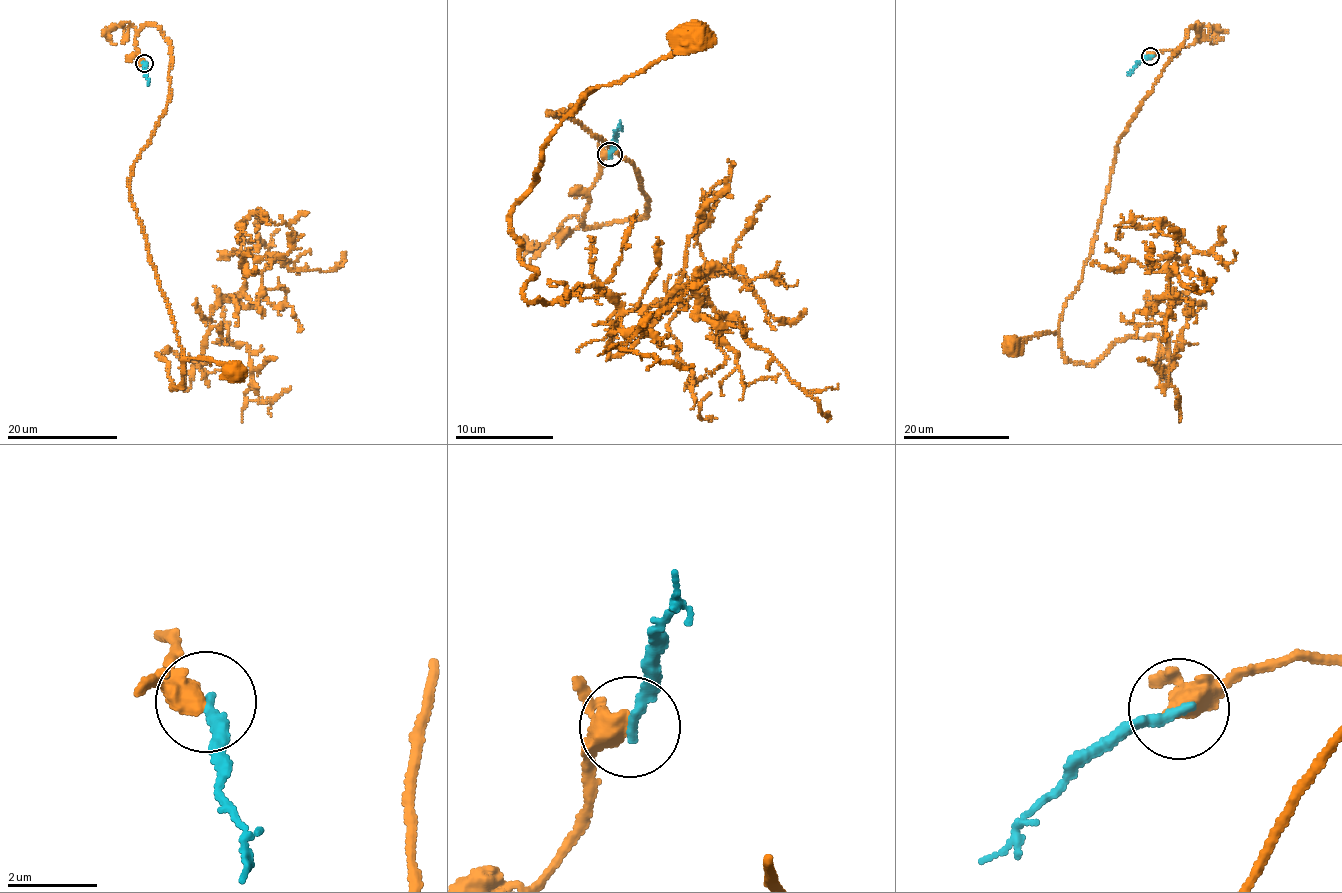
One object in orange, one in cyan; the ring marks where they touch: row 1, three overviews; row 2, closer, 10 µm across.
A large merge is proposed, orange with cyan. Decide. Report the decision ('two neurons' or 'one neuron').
two neurons

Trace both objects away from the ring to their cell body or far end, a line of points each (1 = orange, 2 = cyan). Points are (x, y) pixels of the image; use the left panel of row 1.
1: (143, 63), (135, 36), (155, 23), (170, 48), (169, 95), (132, 166), (131, 205), (184, 358), (233, 372)
2: (143, 63), (148, 85)

